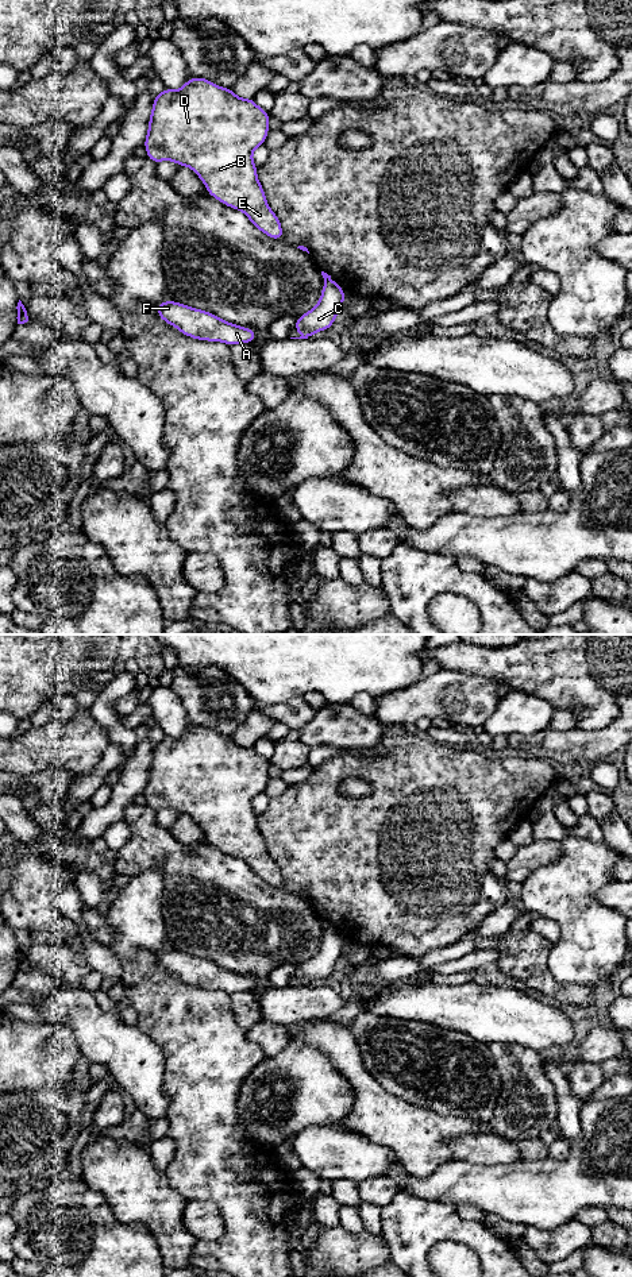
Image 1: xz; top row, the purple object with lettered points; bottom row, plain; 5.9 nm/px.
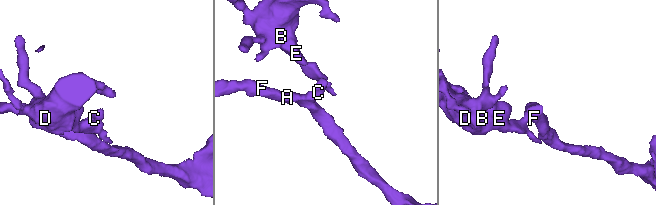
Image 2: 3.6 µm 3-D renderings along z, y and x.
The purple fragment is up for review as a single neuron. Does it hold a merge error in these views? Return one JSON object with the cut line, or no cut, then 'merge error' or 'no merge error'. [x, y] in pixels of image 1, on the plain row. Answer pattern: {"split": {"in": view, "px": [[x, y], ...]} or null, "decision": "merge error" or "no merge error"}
{"split": {"in": "xz", "px": [[324, 928], [331, 929]]}, "decision": "merge error"}

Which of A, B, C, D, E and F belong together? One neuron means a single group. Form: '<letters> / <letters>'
A C F / B D E

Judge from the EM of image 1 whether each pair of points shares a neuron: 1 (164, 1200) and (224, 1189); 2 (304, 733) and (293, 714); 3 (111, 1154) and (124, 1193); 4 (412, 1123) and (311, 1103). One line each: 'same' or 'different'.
1: different
2: different
3: same
4: different

